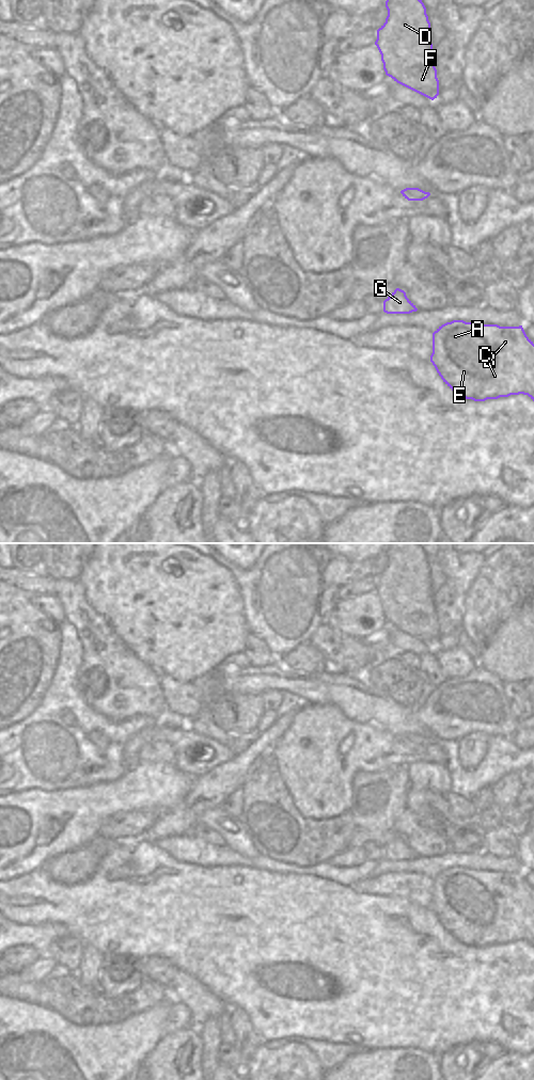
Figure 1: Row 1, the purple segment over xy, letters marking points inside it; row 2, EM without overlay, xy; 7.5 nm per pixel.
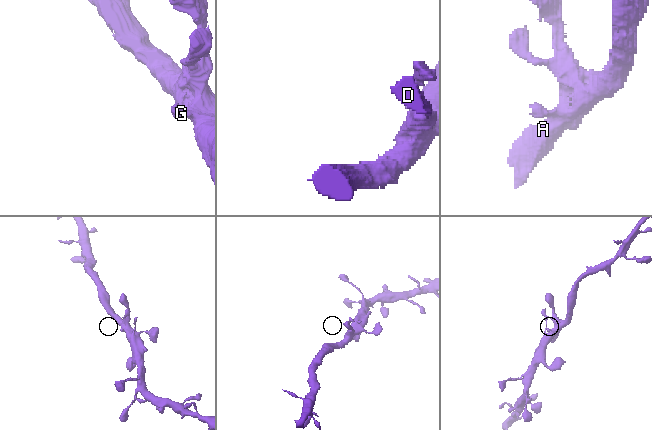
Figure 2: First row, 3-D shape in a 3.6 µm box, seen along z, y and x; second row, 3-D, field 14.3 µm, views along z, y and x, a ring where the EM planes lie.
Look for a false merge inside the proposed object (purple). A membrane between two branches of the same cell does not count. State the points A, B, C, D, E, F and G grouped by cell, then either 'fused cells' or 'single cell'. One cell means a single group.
A B C D E F G; single cell

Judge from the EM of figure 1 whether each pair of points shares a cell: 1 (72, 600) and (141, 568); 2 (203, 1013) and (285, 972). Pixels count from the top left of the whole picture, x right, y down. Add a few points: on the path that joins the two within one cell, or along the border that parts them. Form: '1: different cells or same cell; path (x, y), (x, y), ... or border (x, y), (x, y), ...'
1: different cells; border (78, 580), (83, 588), (85, 600), (99, 614)
2: different cells; border (204, 986), (228, 1004)

